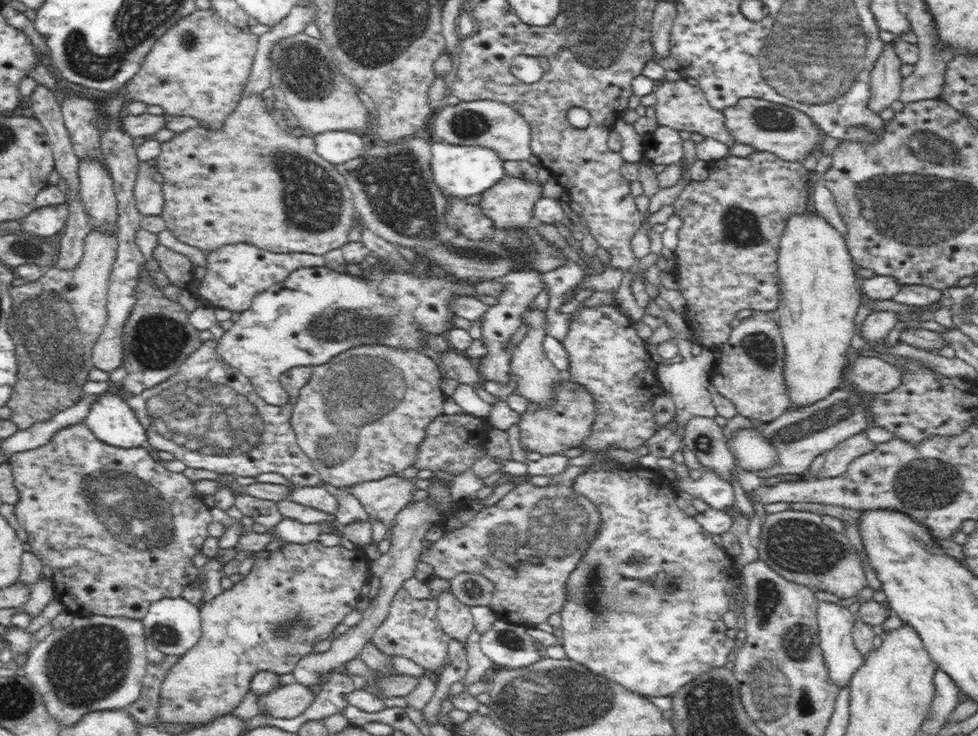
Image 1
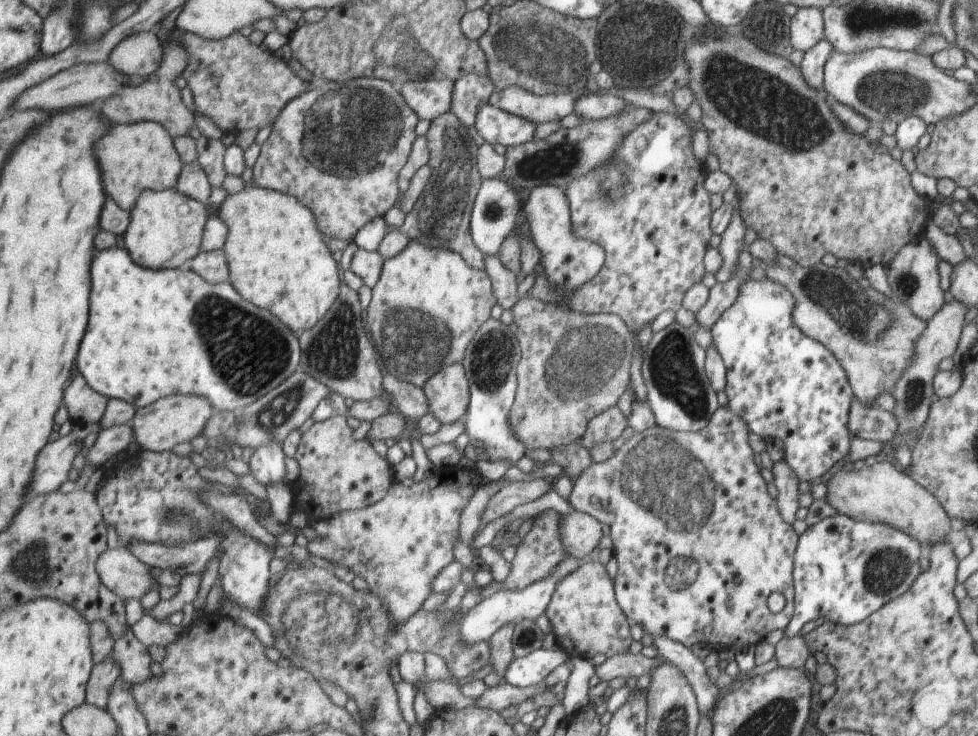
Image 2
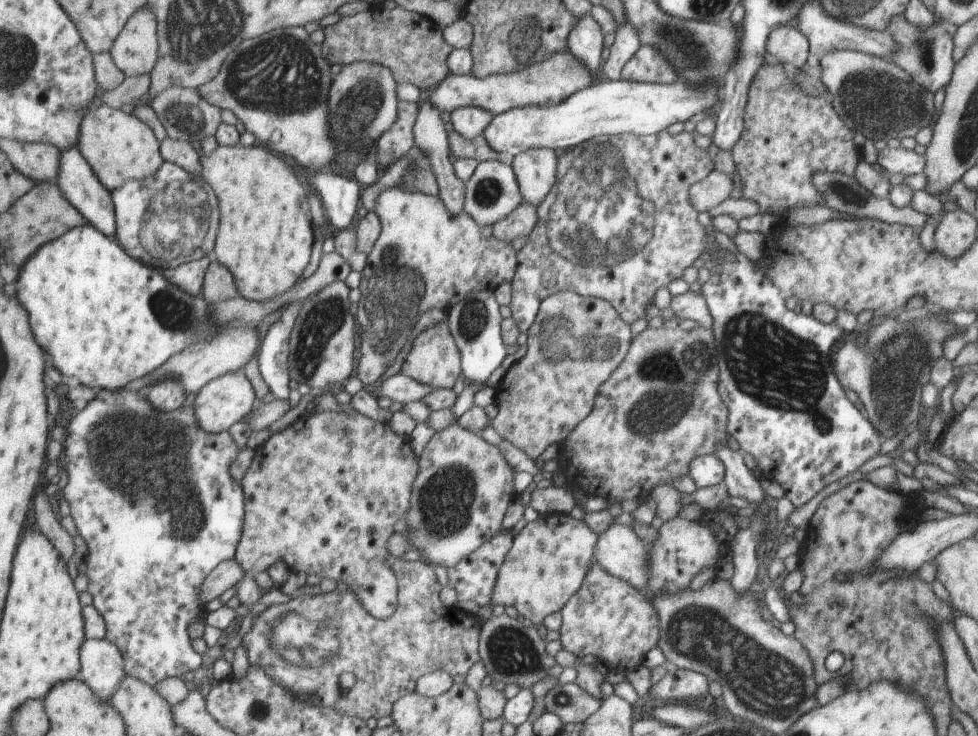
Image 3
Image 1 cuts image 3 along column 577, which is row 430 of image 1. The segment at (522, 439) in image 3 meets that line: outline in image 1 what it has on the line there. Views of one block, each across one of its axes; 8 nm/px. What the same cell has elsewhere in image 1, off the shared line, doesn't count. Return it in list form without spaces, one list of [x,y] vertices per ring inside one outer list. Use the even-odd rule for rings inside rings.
[[[381,343],[359,345],[342,354],[338,354],[330,359],[324,365],[320,365],[310,375],[310,379],[300,390],[296,404],[292,410],[290,423],[296,431],[296,441],[300,449],[312,460],[317,466],[322,483],[328,483],[336,486],[336,488],[356,485],[359,482],[378,480],[387,477],[395,472],[400,472],[406,467],[413,464],[416,458],[415,454],[417,446],[425,437],[425,428],[434,417],[441,416],[442,401],[447,397],[438,386],[438,379],[442,376],[439,368],[434,361],[427,357],[423,350],[398,350],[390,346],[382,346]]]

